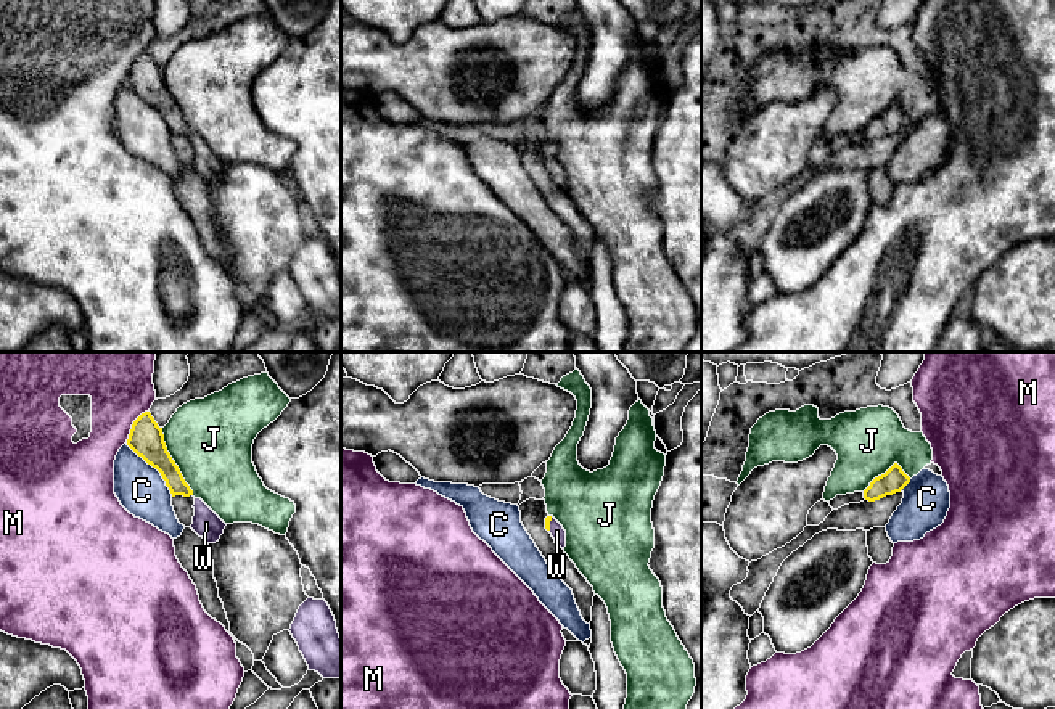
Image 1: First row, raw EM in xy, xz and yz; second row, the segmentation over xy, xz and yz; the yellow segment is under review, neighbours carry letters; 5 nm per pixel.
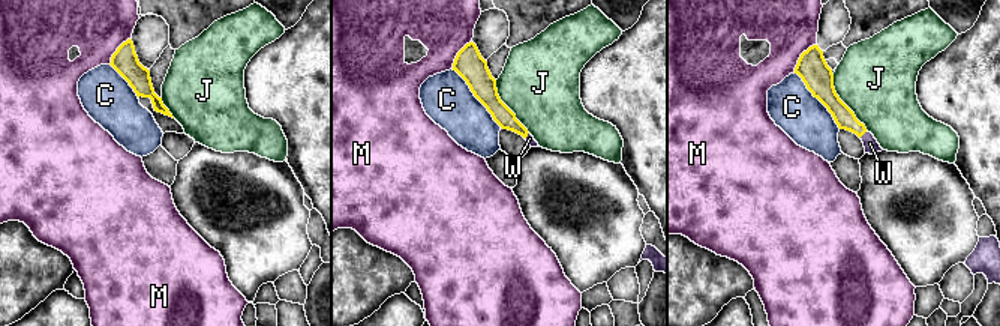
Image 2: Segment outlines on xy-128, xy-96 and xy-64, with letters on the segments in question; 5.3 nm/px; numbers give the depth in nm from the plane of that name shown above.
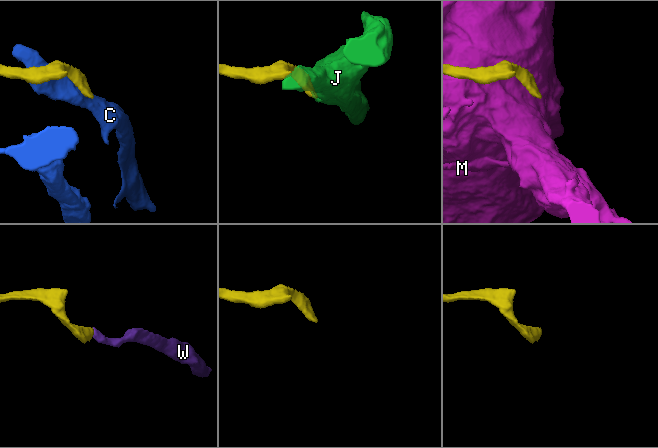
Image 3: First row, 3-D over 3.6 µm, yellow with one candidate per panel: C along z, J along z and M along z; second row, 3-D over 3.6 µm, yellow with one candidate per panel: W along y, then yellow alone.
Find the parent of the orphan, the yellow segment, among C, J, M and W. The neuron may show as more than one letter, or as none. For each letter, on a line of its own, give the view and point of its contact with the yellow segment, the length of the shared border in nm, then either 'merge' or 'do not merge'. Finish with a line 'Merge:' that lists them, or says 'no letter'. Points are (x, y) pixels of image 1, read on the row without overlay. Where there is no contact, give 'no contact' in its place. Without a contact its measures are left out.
C: xy (155, 106) | 360 nm | do not merge
J: xy (174, 102) | 380 nm | do not merge
M: xy (132, 65) | 200 nm | do not merge
W: xz (549, 164) | 80 nm | merge
Merge: W

